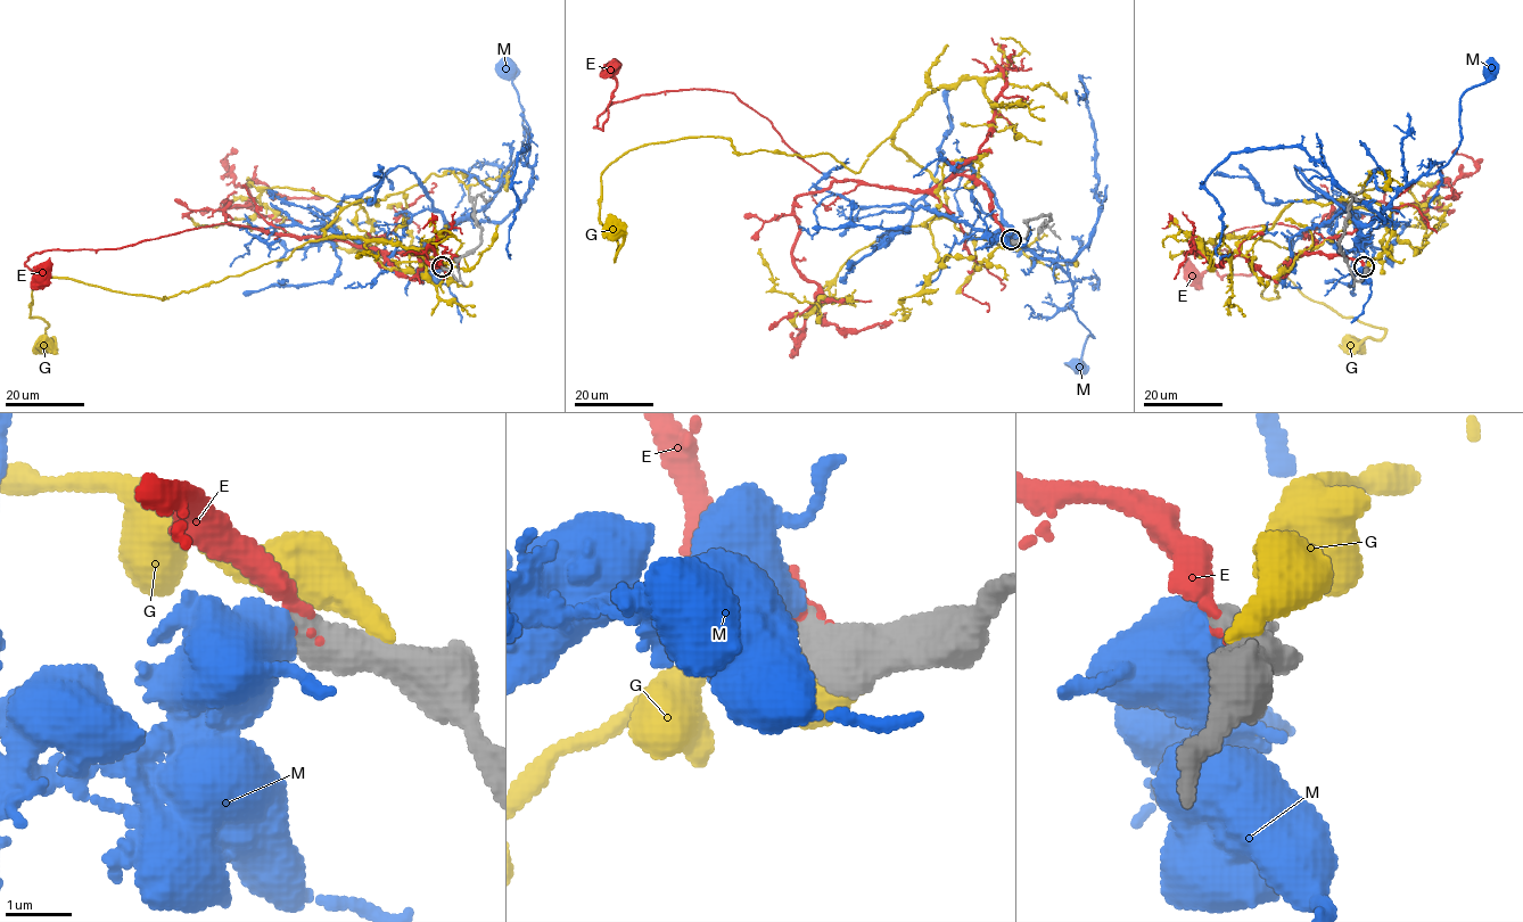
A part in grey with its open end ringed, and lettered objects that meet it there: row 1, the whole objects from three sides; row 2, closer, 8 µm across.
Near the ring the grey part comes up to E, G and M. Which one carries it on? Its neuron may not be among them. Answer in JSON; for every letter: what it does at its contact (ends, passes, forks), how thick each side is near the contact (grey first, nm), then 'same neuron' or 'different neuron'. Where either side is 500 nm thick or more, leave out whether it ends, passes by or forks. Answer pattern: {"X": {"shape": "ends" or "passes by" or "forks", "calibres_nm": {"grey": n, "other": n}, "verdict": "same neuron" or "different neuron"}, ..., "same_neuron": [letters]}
{"E": {"calibres_nm": {"grey": 600, "other": 280}, "verdict": "same neuron"}, "G": {"calibres_nm": {"grey": 600, "other": 440}, "verdict": "different neuron"}, "M": {"calibres_nm": {"grey": 550, "other": 650}, "verdict": "different neuron"}, "same_neuron": ["E"]}

